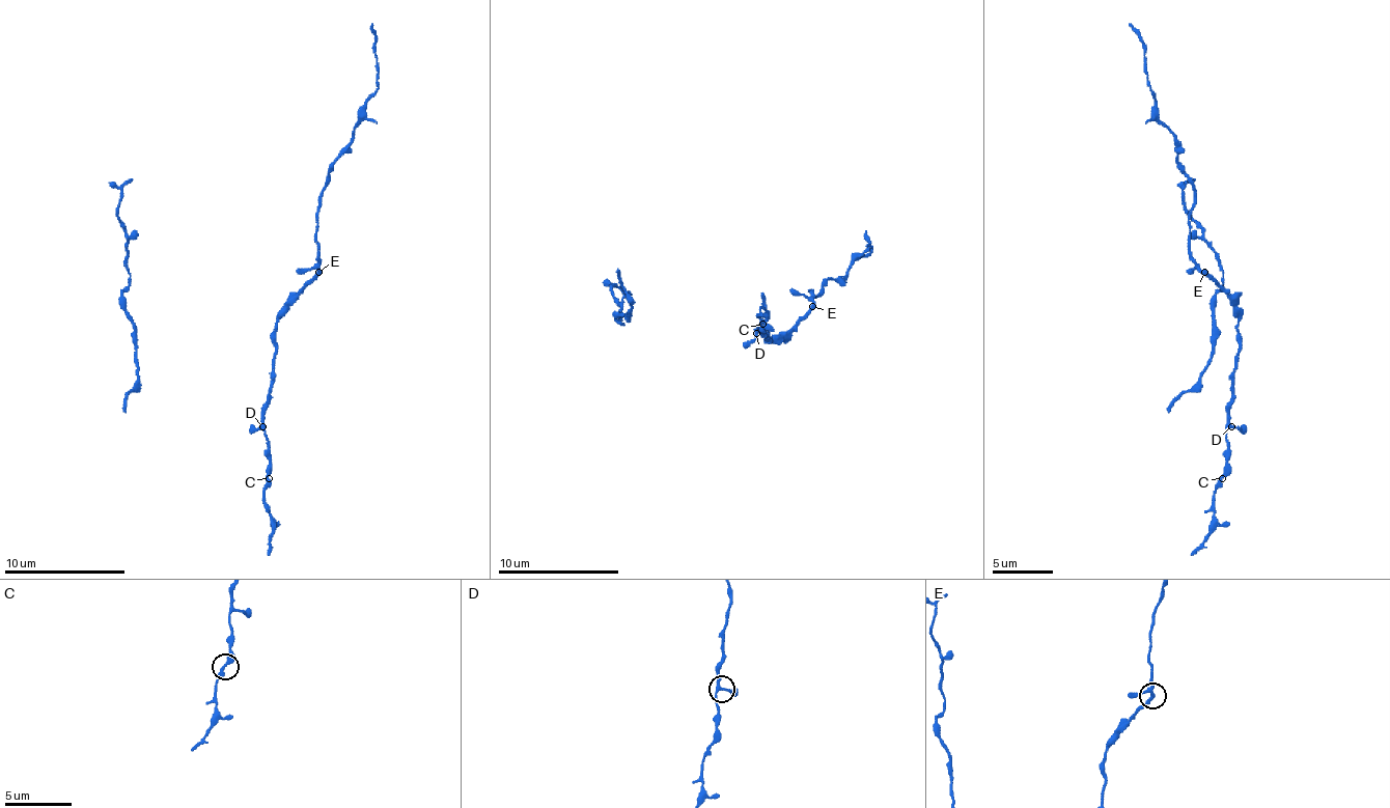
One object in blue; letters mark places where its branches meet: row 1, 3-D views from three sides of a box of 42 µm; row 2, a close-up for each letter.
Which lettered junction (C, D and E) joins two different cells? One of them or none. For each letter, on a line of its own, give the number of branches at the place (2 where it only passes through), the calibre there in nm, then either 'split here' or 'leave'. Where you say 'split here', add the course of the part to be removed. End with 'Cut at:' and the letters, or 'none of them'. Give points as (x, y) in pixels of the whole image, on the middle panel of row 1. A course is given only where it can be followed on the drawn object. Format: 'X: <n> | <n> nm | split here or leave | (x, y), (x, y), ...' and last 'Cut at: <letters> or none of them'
C: 2 | 280 nm | leave
D: 3 | 200 nm | leave
E: 3 | 200 nm | leave
Cut at: none of them

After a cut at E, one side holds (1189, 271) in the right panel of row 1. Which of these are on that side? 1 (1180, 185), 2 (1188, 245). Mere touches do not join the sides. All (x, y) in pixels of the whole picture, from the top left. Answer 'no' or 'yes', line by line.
1: no
2: yes

